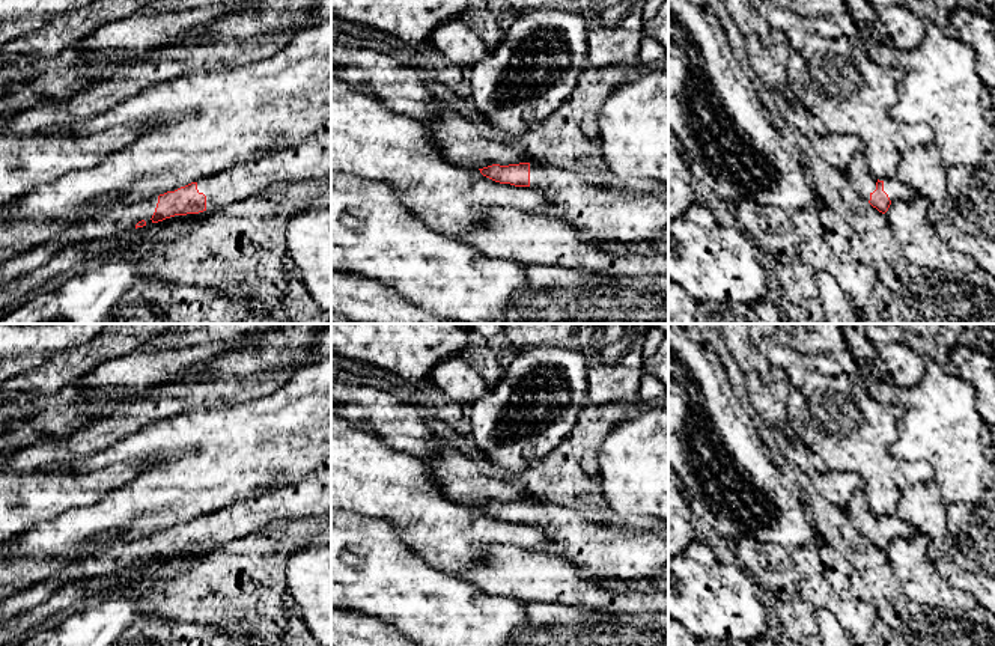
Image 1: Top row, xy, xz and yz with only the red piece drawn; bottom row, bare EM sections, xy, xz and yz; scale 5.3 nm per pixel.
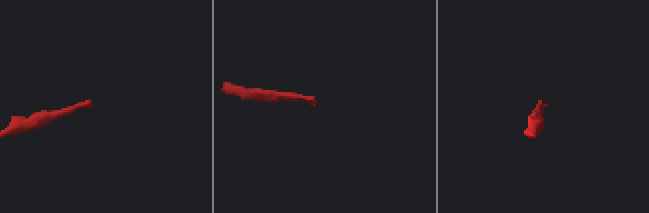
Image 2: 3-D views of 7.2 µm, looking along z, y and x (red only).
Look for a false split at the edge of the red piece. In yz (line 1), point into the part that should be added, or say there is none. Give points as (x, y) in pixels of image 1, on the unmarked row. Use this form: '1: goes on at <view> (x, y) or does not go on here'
1: goes on at yz (863, 518)

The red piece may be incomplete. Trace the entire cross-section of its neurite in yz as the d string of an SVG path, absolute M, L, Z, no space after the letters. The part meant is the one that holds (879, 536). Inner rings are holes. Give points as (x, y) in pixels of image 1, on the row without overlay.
M860 486L850 497L846 512L852 524L879 550L885 551L896 538L908 538L915 529L897 516L876 516L866 498L866 491Z

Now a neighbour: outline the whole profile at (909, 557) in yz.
M915 532L908 538L893 539L885 556L911 601L930 608L944 608L947 613L963 613L977 602L974 595L951 587L938 574L924 535Z

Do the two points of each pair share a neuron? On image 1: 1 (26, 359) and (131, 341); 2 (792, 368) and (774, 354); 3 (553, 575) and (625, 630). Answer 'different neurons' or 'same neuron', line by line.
1: different neurons
2: same neuron
3: different neurons

